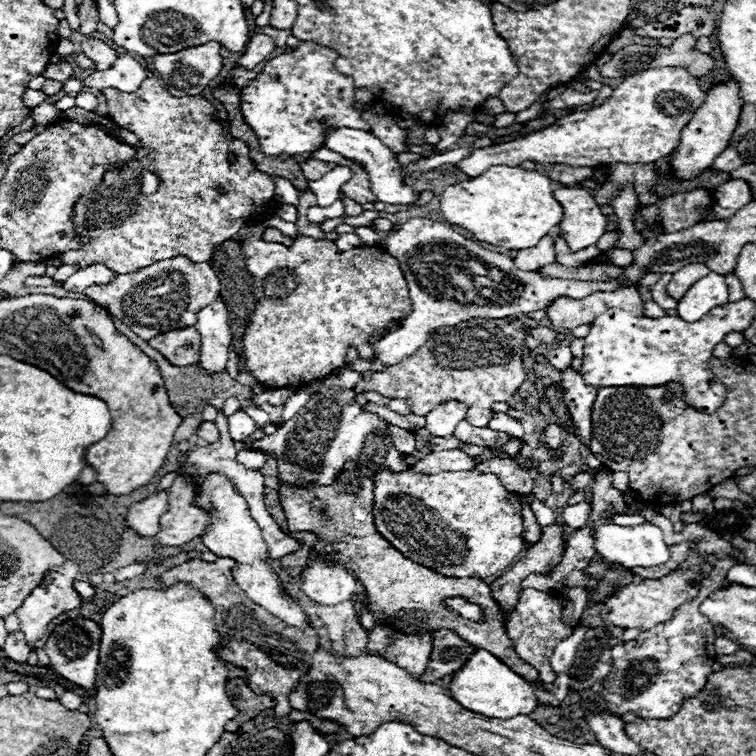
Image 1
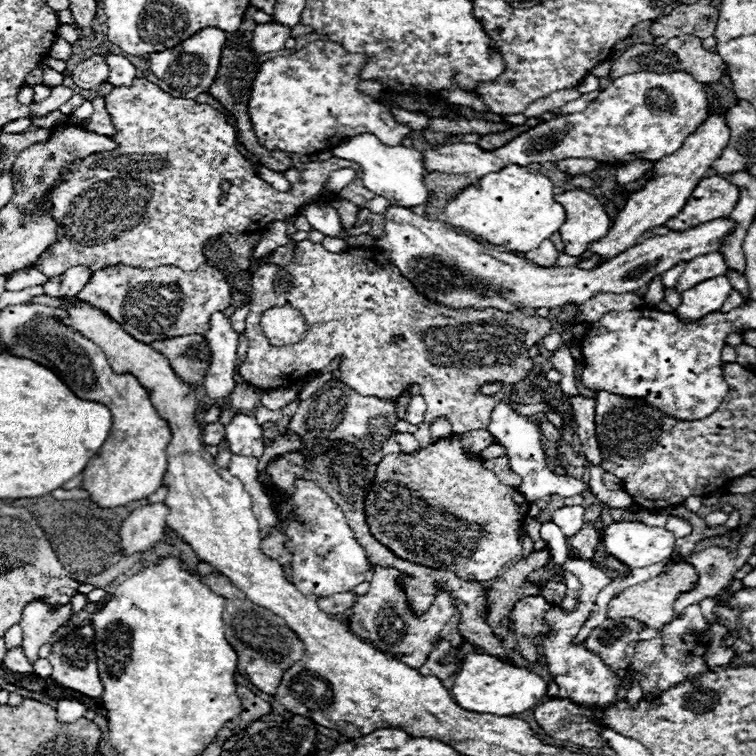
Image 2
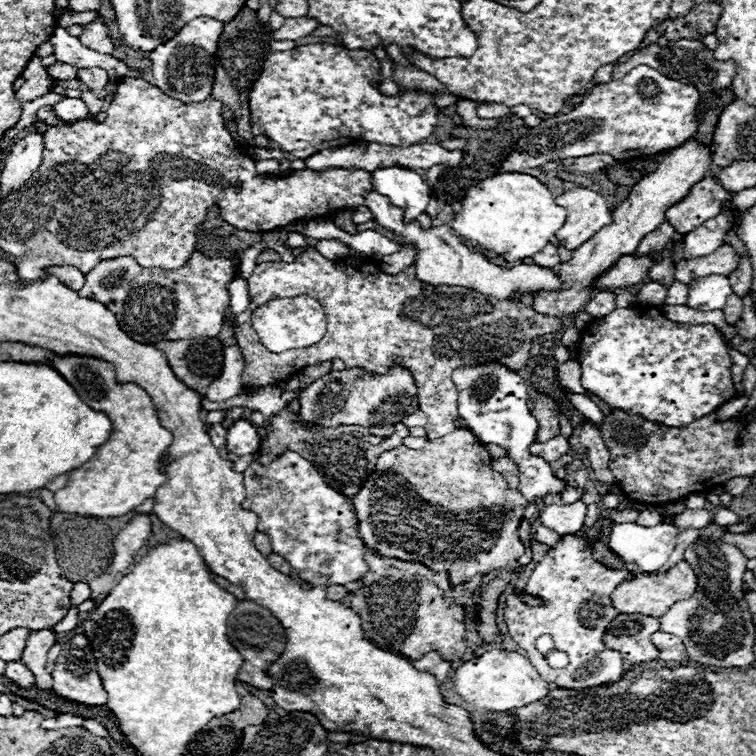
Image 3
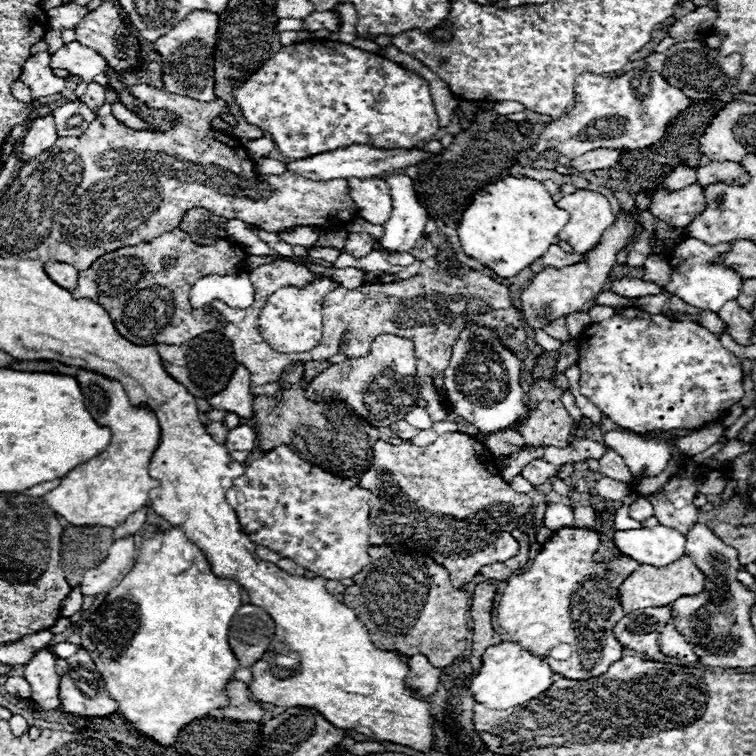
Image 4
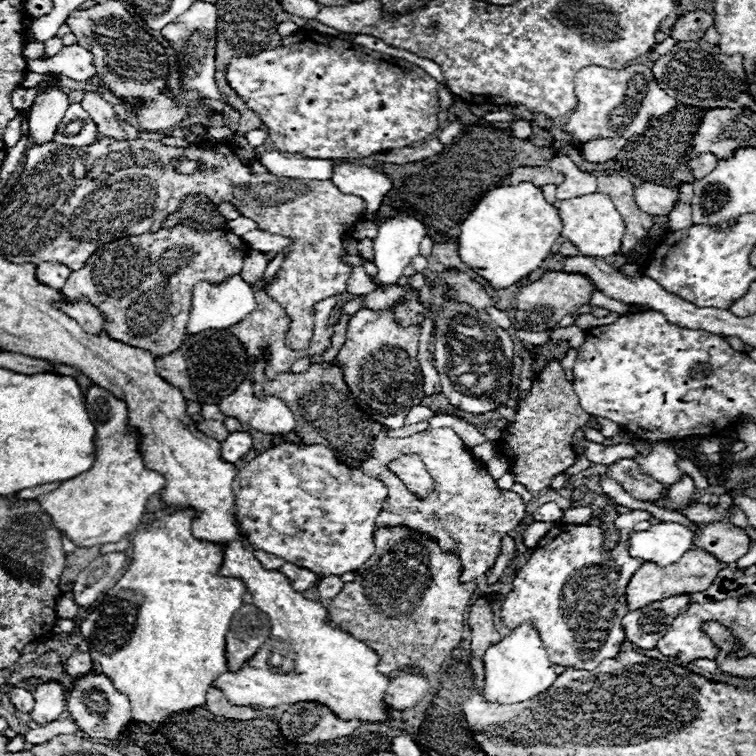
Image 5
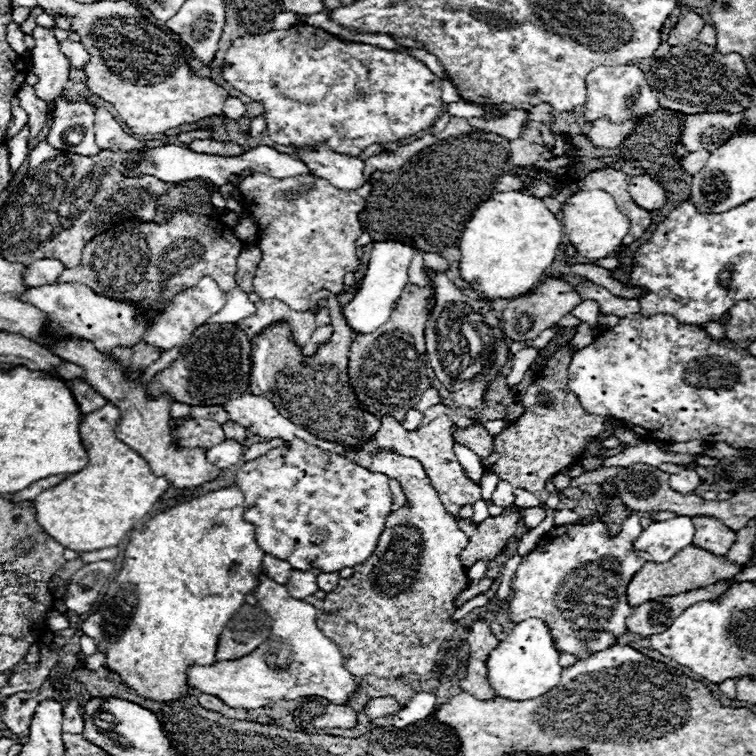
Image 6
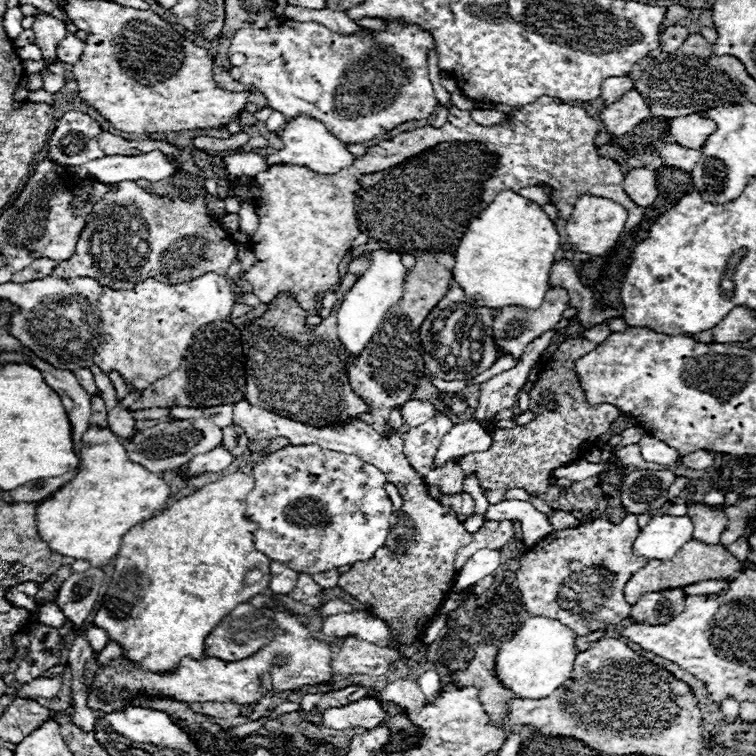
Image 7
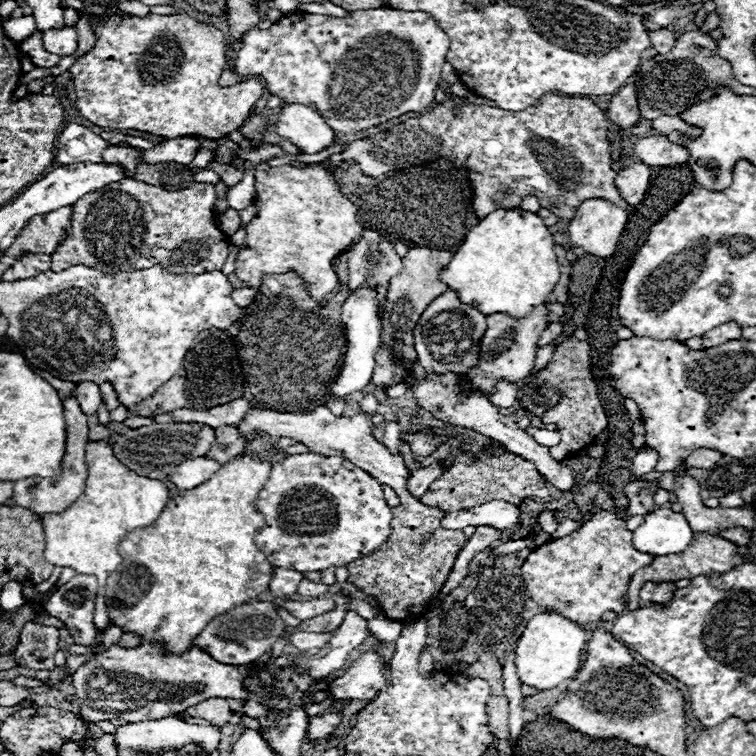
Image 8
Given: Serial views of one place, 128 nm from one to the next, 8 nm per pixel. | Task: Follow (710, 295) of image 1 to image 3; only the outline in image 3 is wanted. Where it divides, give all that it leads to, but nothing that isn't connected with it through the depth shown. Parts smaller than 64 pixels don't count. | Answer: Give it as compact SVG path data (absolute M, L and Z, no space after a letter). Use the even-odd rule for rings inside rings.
M712 274L708 278L700 278L690 284L688 306L694 310L722 310L730 294L732 286L728 278Z

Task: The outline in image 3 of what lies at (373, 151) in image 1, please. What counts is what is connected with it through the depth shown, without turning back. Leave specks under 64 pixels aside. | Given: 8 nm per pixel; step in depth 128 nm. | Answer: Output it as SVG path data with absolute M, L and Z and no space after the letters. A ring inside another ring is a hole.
M386 166L370 172L372 188L378 194L388 196L394 206L406 212L406 220L414 220L428 206L428 186L422 184L422 176L404 166Z

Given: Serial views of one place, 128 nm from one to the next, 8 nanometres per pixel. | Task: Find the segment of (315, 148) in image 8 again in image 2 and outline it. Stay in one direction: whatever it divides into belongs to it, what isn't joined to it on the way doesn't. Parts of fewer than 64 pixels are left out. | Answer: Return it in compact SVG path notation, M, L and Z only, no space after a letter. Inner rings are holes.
M390 206L384 214L384 236L376 242L376 248L400 268L400 272L424 294L430 302L446 304L452 308L496 308L504 312L522 308L558 308L562 304L580 304L602 292L636 292L648 286L654 276L674 268L678 262L690 262L700 254L720 252L724 236L736 228L730 218L718 218L714 222L692 226L682 232L670 232L666 236L652 236L642 244L624 250L604 266L596 270L582 268L540 268L510 252L486 250L480 242L454 232L450 226L438 220L416 216L408 208Z

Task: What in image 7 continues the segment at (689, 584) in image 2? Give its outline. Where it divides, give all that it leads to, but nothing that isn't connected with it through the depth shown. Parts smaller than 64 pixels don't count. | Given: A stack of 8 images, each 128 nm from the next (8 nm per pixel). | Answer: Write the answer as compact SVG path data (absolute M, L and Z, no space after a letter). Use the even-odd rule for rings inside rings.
M692 540L692 542L686 542L680 548L680 554L676 554L676 558L670 558L668 562L650 560L648 566L638 570L628 580L628 584L624 586L624 594L626 594L626 602L634 604L646 592L660 592L666 588L684 588L688 584L696 584L702 580L724 580L724 578L730 578L732 574L738 574L740 570L742 570L742 562L736 560L724 546L710 546L710 544Z

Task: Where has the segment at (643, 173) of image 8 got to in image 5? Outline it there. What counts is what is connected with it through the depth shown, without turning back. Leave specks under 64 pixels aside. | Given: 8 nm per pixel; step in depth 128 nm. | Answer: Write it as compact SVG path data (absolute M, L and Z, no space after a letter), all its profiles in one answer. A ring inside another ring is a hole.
M640 184L634 190L638 206L652 216L668 216L680 200L678 188L666 188L658 184Z

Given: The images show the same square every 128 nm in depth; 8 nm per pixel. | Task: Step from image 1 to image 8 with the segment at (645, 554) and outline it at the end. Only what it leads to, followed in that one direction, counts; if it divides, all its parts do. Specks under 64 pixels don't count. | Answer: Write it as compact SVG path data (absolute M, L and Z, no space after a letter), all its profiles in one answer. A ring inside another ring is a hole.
M656 508L646 514L644 522L634 530L632 544L640 552L668 556L684 552L684 548L692 542L692 536L694 532L684 514L668 508Z

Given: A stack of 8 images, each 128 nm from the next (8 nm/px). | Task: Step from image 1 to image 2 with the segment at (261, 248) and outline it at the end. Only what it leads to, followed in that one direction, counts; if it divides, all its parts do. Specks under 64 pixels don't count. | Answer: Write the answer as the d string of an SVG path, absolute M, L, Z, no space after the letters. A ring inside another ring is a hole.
M310 240L296 242L294 258L288 266L262 264L252 274L252 304L246 316L246 342L248 352L240 364L242 378L256 388L288 388L302 382L310 372L324 370L336 356L344 356L339 371L339 380L359 394L378 398L394 398L404 392L406 386L418 386L418 394L426 400L426 424L432 418L446 416L452 422L454 434L484 430L492 408L512 396L512 390L532 370L528 348L538 344L550 334L552 322L540 316L528 316L522 310L512 314L500 310L452 310L446 306L428 304L420 296L410 280L386 260L380 250L374 248L352 248L340 254L328 252L322 244ZM292 306L300 310L308 324L304 340L288 346L272 346L260 328L262 314L270 308ZM392 336L406 336L402 344L392 344ZM488 382L500 382L502 390L494 396L484 396L482 386Z

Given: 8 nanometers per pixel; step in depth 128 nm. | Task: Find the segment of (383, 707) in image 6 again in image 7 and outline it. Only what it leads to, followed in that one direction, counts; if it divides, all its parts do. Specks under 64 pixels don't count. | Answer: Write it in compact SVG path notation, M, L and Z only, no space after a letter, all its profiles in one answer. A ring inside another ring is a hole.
M362 698L354 704L342 706L342 708L330 708L328 712L324 712L322 722L334 730L346 730L346 728L354 728L354 726L374 728L386 716L388 716L386 710L382 708L382 704L376 698Z

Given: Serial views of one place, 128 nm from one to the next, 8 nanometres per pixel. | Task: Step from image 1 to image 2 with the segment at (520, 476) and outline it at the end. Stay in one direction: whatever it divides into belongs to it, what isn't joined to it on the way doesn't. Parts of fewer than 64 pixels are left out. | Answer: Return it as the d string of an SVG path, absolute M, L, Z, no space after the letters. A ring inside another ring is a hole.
M484 464L488 470L492 470L492 472L496 472L498 474L498 478L500 478L500 482L504 482L506 486L512 486L512 488L518 488L520 484L522 484L522 478L510 468L510 464L506 464L504 468L500 468L498 464Z

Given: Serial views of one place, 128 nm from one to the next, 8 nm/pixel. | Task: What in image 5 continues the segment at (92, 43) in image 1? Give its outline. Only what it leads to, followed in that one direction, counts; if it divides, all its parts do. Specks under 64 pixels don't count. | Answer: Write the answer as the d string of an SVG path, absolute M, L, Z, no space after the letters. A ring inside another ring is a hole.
M86 92L82 100L84 110L88 110L90 118L96 122L98 130L106 136L112 136L116 140L124 140L126 132L120 128L116 114L112 110L112 104L108 104L104 98L100 98L96 92Z

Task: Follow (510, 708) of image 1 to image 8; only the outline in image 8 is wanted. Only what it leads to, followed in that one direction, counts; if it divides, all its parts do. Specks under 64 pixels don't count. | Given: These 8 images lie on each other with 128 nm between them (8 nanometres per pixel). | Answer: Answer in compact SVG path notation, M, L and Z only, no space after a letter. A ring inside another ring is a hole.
M542 612L534 616L527 623L521 640L516 646L514 664L516 664L522 684L528 684L536 690L552 690L564 680L572 678L582 664L586 642L588 642L586 630L580 624L570 622L552 612Z

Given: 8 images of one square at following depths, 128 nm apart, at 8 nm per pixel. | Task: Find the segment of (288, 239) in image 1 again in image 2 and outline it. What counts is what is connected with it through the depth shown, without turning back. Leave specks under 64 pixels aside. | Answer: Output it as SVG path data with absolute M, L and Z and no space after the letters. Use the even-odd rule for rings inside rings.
M276 221L268 224L262 231L262 236L260 236L260 242L256 244L254 248L254 254L252 258L262 258L266 254L270 254L274 248L278 246L286 246L290 244L287 236L287 224L284 221Z

